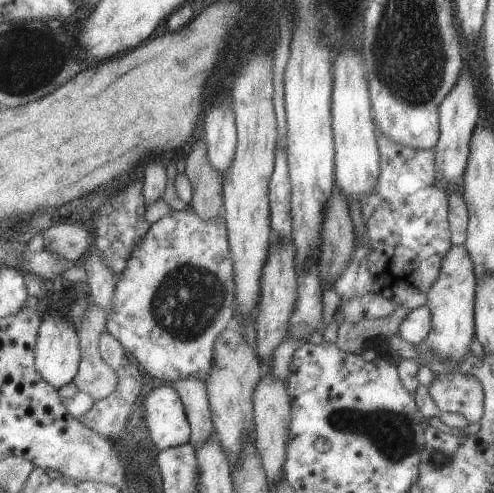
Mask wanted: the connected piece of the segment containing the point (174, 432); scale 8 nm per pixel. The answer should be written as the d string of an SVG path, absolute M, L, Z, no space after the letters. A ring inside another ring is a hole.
M172 386L152 388L142 404L151 446L160 451L189 443L190 426L181 399Z

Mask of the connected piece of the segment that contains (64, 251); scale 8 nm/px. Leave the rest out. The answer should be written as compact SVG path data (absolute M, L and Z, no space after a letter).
M55 223L38 235L43 238L43 250L59 256L61 260L77 260L93 246L92 232L81 224Z

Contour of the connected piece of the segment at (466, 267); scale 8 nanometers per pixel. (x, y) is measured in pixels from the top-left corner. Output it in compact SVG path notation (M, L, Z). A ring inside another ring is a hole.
M455 246L445 252L439 264L439 276L429 286L426 296L426 307L430 312L431 328L424 338L425 346L421 350L435 352L440 358L463 360L463 356L470 352L469 344L473 340L473 294L475 294L475 268L464 246Z

